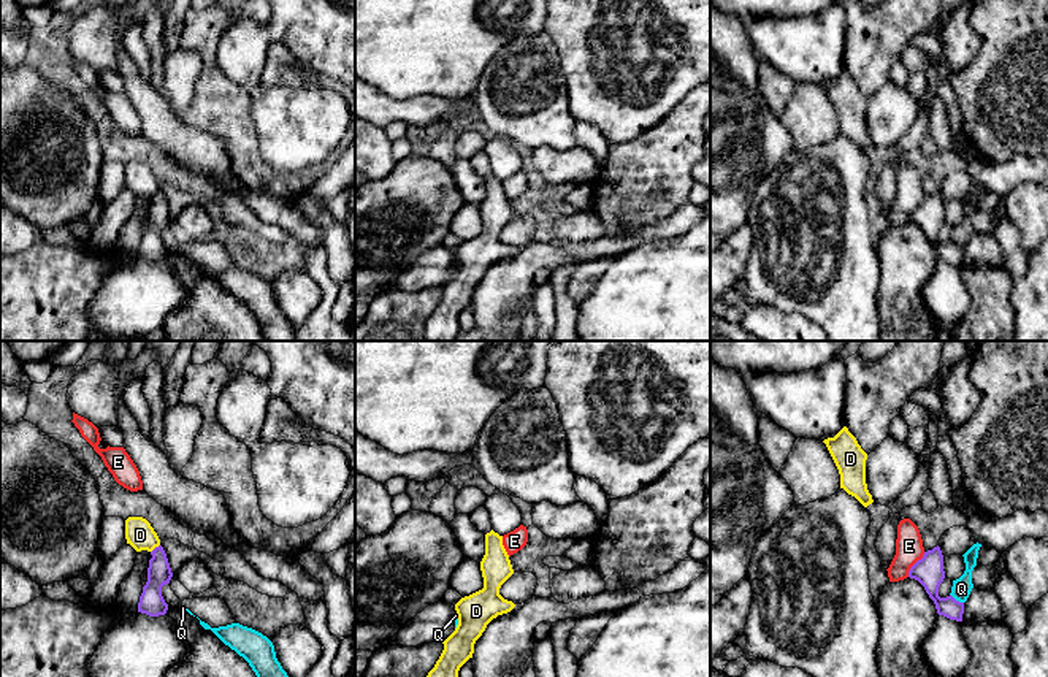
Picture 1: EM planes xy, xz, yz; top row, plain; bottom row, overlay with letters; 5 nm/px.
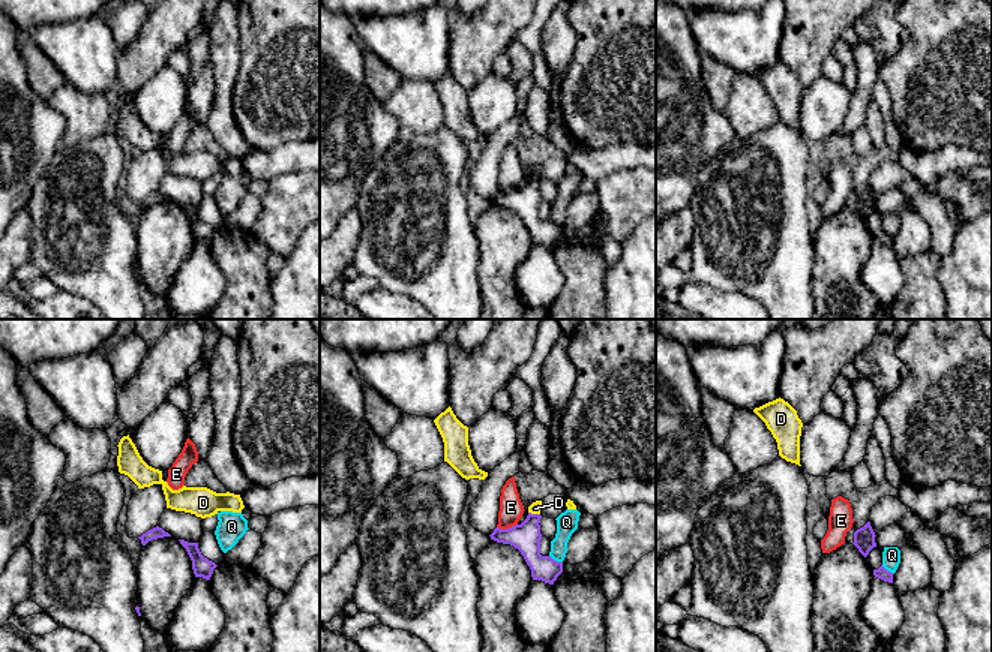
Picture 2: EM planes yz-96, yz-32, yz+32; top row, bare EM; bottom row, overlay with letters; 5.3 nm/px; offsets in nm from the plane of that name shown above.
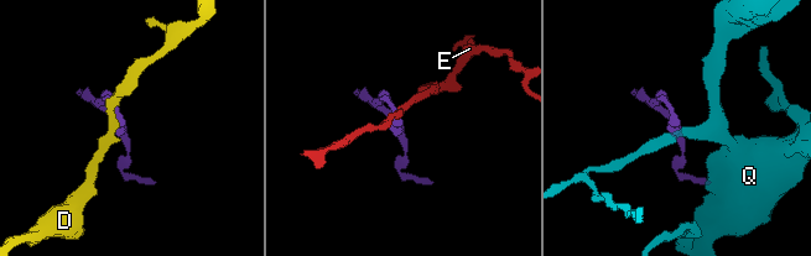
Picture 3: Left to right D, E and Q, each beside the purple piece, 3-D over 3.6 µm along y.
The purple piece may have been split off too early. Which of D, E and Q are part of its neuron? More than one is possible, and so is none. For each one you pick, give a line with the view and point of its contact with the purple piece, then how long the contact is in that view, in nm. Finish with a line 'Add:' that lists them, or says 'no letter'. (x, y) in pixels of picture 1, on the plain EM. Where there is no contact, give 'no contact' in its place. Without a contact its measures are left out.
Add: no letter

